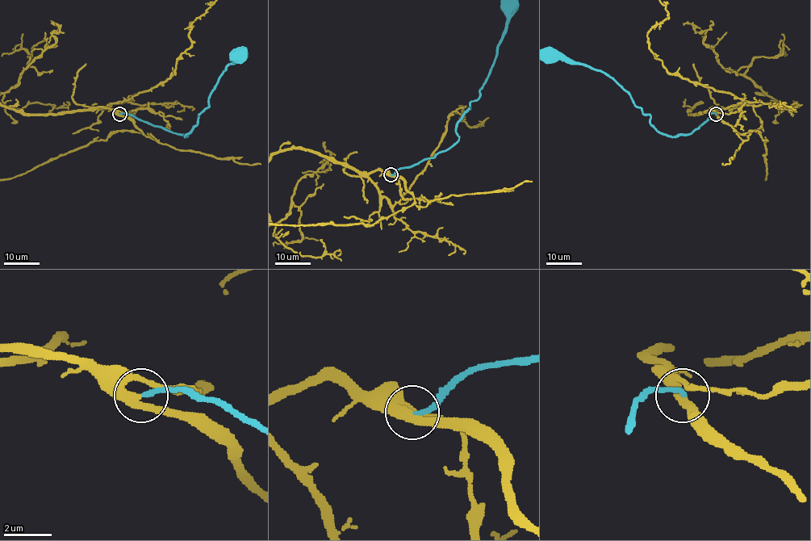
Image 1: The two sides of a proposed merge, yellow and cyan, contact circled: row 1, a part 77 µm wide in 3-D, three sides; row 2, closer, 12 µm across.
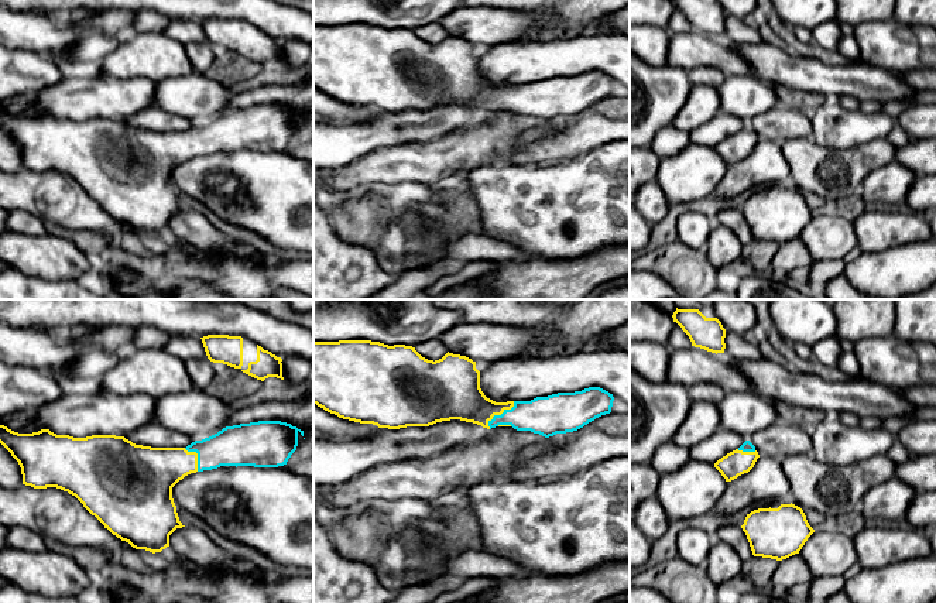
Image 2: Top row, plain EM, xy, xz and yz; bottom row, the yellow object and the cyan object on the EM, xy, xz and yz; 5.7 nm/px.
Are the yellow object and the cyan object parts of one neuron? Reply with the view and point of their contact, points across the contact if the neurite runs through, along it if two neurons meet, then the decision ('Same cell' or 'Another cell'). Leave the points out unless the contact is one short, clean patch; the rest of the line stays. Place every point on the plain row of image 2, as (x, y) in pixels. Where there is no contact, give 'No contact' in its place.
Touches yellow at xz (499, 98). Path across: xz (459, 79), (479, 93), (499, 98), (542, 99). Same cell

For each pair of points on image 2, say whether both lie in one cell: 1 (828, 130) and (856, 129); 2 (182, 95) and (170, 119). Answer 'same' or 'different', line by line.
1: same
2: different

